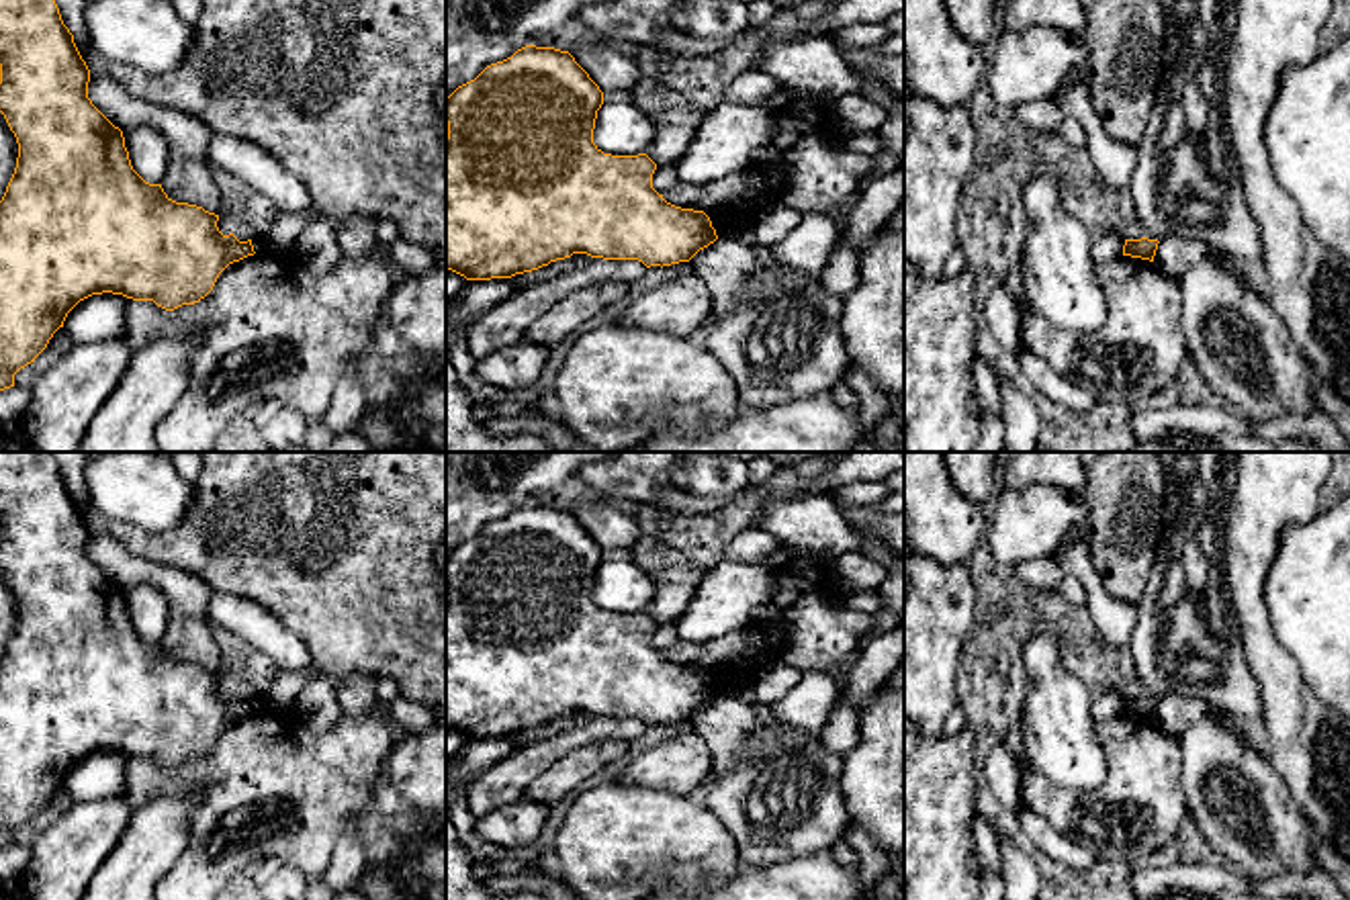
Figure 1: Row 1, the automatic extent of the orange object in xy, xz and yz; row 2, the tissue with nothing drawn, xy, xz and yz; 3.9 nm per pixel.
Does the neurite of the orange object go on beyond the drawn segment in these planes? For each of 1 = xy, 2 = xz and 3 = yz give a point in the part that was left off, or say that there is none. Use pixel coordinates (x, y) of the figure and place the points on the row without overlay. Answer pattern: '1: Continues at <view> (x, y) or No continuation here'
1: No continuation here
2: No continuation here
3: No continuation here

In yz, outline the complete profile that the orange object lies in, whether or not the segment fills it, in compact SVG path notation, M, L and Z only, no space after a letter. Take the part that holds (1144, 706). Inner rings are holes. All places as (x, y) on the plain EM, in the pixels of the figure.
M1125 698L1123 704L1123 714L1131 714L1131 716L1141 716L1141 718L1150 718L1154 720L1156 708L1158 708L1158 698Z

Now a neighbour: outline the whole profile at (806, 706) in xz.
M824 671L800 673L798 683L769 706L781 724L820 738L830 708L841 698L843 681Z

